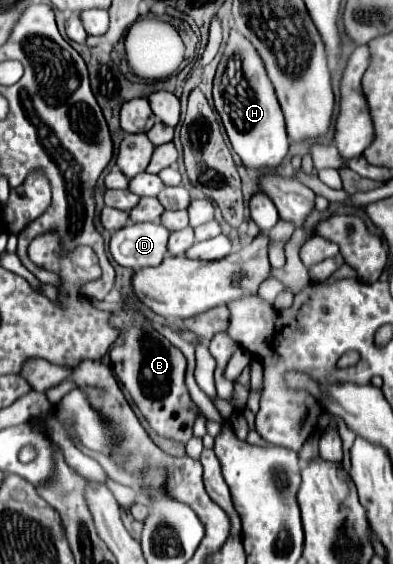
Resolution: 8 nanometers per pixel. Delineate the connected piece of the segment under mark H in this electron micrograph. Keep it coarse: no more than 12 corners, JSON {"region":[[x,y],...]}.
{"region":[[230,23],[214,107],[246,167],[288,153],[280,103],[254,45]]}

